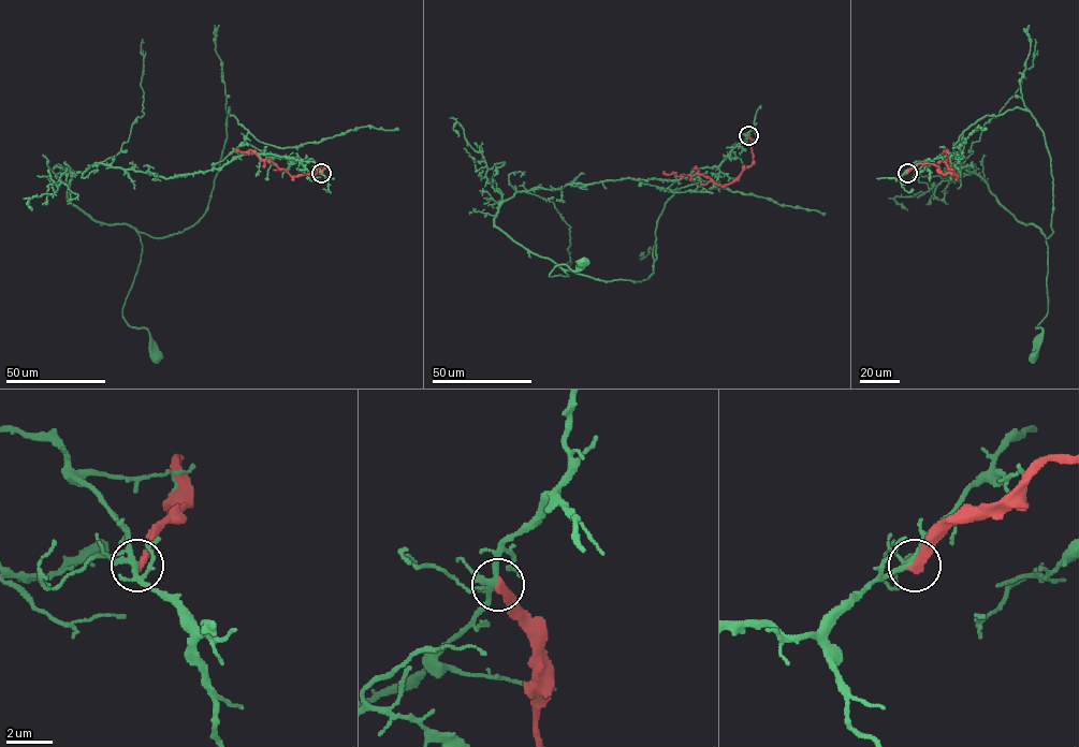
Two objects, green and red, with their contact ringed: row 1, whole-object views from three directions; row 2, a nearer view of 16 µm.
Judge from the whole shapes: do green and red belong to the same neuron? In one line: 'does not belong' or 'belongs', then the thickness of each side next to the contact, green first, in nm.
does not belong; calibres 200 and 360 nm

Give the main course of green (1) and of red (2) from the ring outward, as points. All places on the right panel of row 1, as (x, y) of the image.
1: (907, 173), (951, 152), (953, 178), (962, 163), (1019, 221), (1043, 231), (1048, 310), (1034, 356)
2: (907, 173), (918, 163), (934, 163), (942, 173), (957, 176), (946, 165), (947, 150), (943, 151)

